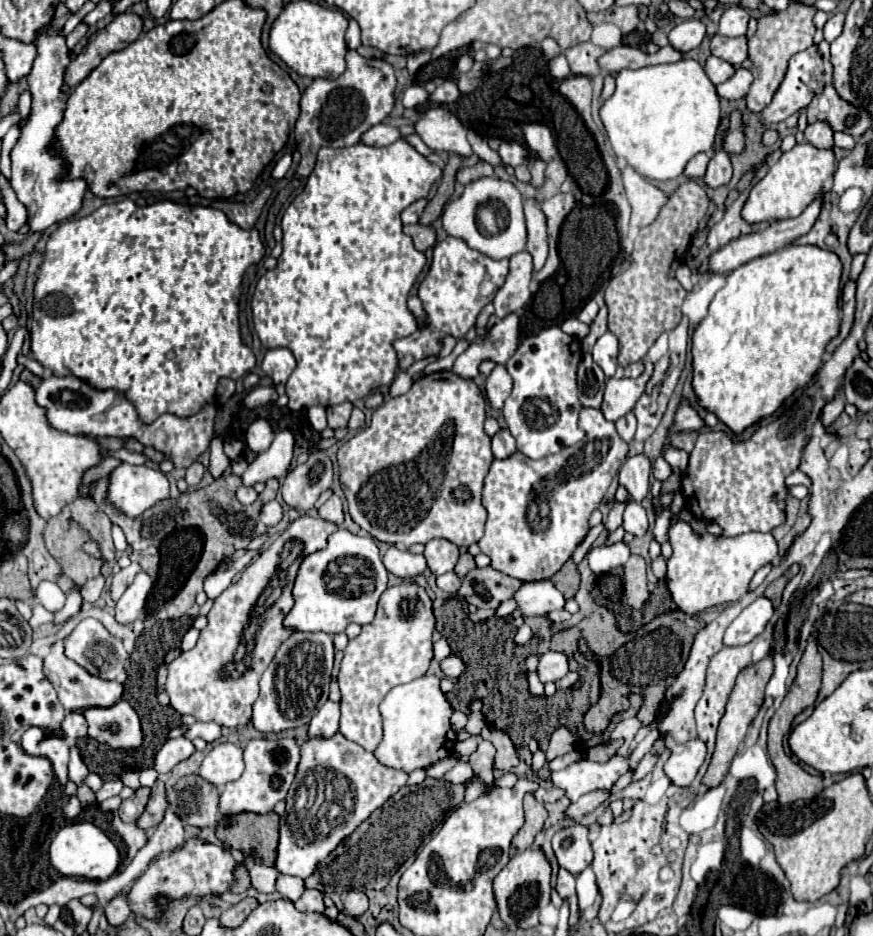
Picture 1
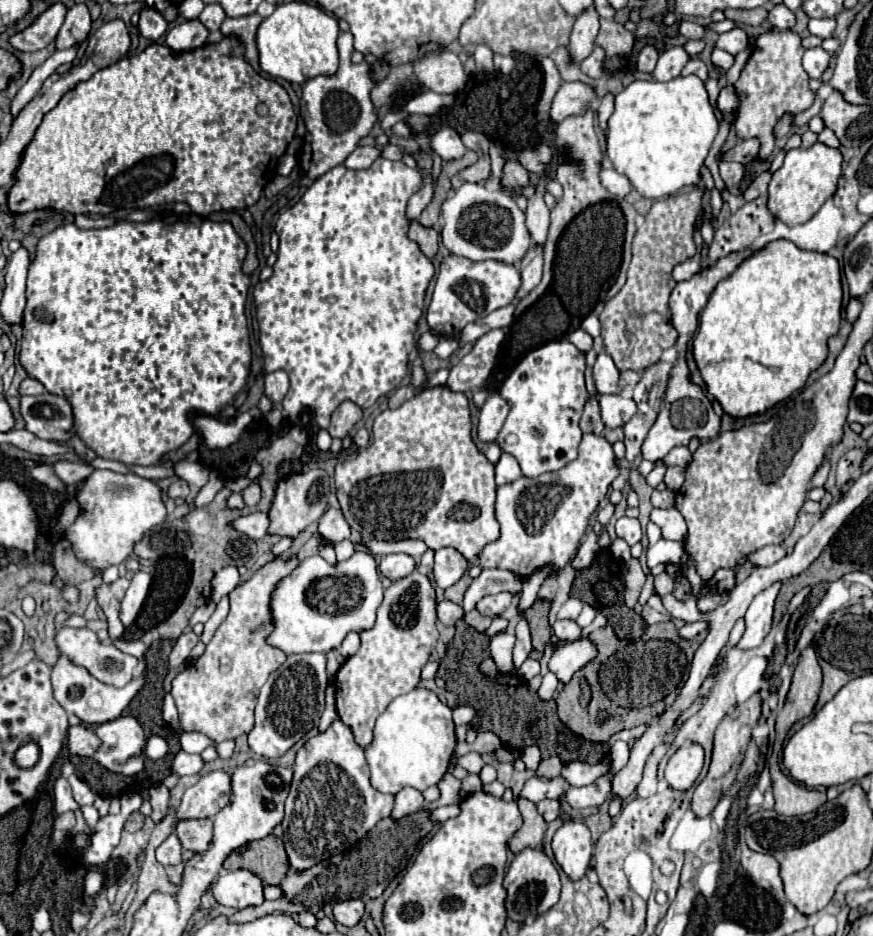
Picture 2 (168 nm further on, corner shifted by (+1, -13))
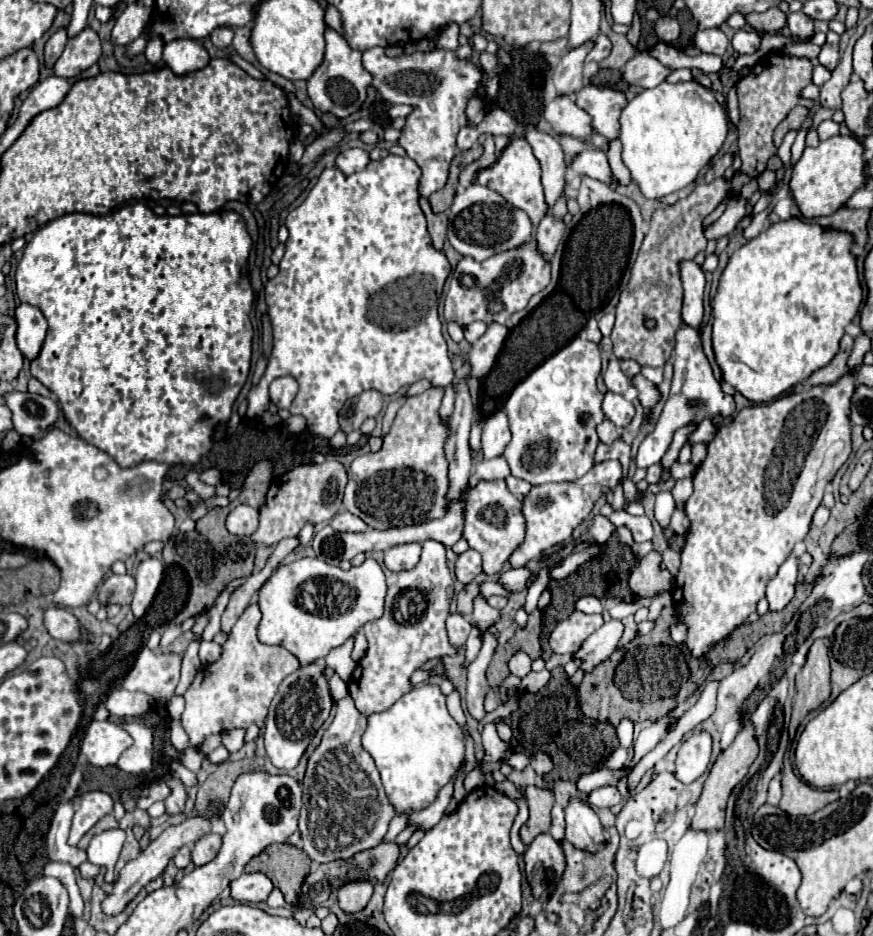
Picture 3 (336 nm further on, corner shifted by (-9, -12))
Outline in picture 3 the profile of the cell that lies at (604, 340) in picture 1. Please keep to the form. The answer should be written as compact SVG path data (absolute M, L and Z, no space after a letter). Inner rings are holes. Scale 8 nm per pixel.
M612 359L612 361L608 363L608 369L606 369L606 373L604 373L604 383L606 383L608 391L612 391L612 393L620 393L620 395L626 393L628 385L630 385L630 379L622 373L620 363L618 363L616 359Z

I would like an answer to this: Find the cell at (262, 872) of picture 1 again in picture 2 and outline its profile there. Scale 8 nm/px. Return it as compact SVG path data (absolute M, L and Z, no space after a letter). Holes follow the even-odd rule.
M236 870L220 876L212 894L218 904L240 910L246 906L262 904L264 902L262 890L264 890L264 884L256 874L248 870Z

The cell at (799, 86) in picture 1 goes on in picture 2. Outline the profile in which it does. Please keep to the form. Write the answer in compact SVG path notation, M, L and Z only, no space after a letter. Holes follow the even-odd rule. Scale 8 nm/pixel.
M750 138L750 140L740 140L732 150L722 154L722 158L734 160L734 162L740 162L740 164L748 164L748 162L758 158L758 152L760 152L760 140Z

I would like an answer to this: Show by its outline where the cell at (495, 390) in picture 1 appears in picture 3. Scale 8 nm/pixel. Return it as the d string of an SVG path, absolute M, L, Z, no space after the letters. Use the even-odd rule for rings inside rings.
M498 411L496 415L488 417L484 421L484 431L482 431L482 457L484 459L494 459L504 455L504 449L510 441L510 427L508 427L508 417L504 411Z

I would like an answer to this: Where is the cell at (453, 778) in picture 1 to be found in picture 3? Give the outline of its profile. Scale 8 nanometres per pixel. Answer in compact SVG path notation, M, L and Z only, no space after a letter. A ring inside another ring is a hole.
M452 783L446 785L444 791L440 789L440 795L436 797L436 801L434 801L430 807L426 807L424 811L412 813L410 819L408 819L408 825L416 827L416 829L422 829L422 831L430 831L430 829L436 827L436 825L440 823L440 819L444 817L450 799L452 799Z

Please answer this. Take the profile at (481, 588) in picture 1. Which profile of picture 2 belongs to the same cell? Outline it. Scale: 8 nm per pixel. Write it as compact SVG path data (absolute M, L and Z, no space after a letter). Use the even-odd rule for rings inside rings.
M498 592L498 594L490 594L490 596L484 596L478 604L476 604L476 610L482 614L482 616L500 616L504 614L504 610L512 604L514 600L514 594L512 592Z

